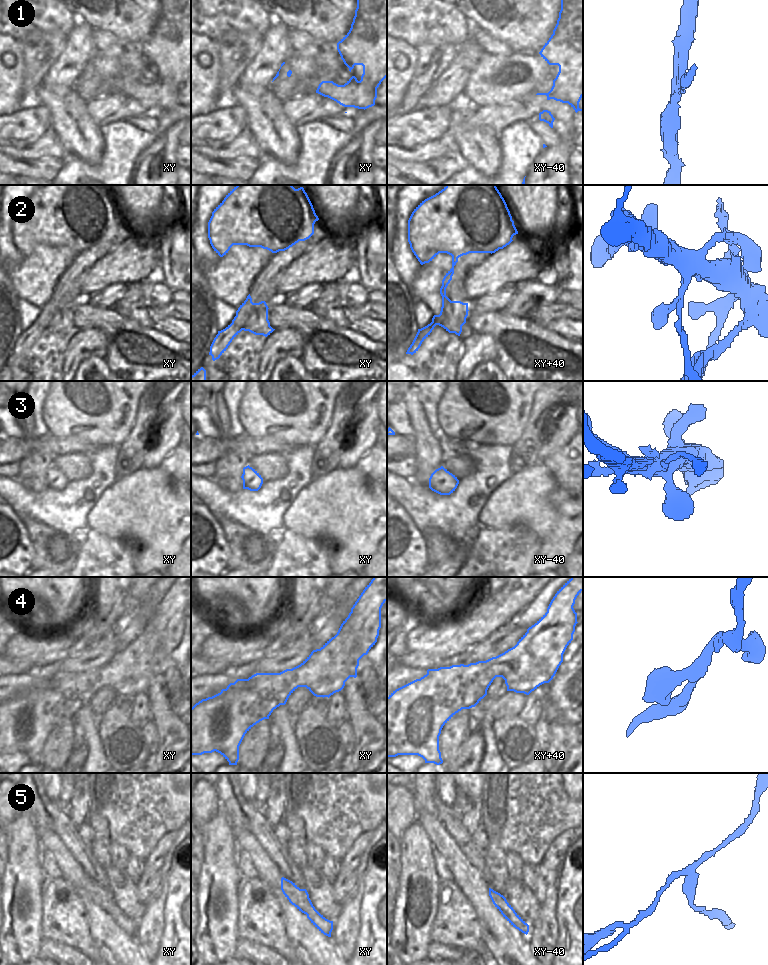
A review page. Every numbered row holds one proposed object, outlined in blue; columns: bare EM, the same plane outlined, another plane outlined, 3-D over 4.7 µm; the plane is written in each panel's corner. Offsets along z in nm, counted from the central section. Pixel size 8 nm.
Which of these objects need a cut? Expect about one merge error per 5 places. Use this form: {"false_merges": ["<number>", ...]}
{"false_merges": ["2", "5"]}

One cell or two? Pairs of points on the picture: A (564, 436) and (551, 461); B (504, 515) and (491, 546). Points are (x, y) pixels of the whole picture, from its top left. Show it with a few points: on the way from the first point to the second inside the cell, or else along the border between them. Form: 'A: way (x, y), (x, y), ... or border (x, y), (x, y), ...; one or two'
A: border (572, 437), (563, 446), (540, 462); two
B: border (522, 524), (512, 524), (503, 528), (481, 527); two

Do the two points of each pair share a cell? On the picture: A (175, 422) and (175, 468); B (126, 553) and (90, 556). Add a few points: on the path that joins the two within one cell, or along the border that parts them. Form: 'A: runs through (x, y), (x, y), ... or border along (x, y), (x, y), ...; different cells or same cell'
A: border along (180, 442), (160, 465); different cells
B: runs through (117, 555), (99, 556); same cell

